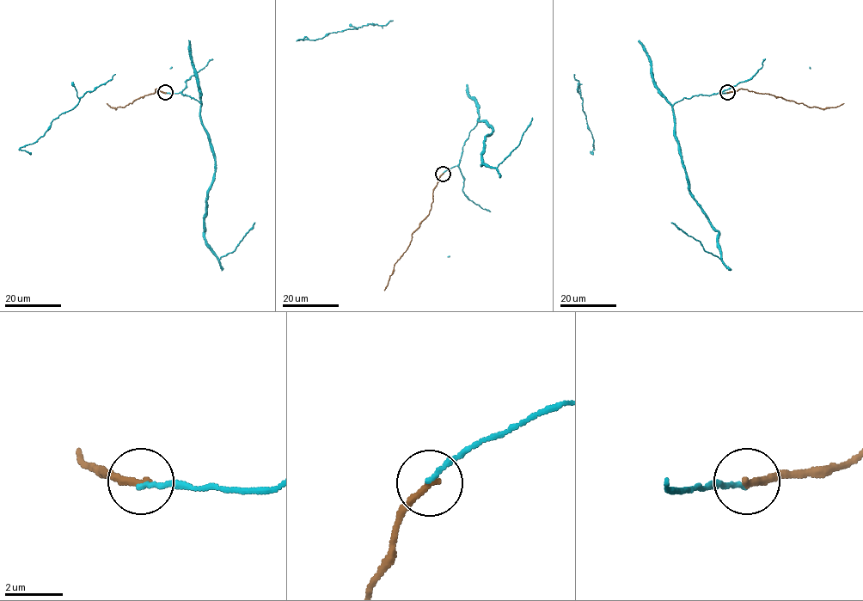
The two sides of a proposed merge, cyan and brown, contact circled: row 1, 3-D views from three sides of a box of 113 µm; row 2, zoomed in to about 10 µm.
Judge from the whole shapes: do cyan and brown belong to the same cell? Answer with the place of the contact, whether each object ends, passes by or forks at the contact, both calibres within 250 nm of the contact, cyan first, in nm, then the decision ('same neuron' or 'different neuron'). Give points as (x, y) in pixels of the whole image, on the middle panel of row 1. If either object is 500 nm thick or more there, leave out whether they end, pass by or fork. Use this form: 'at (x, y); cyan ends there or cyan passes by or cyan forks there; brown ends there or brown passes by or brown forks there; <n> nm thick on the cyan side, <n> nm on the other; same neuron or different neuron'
at (443, 174); cyan ends there; brown ends there; 140 nm thick on the cyan side, 240 nm on the other; same neuron

